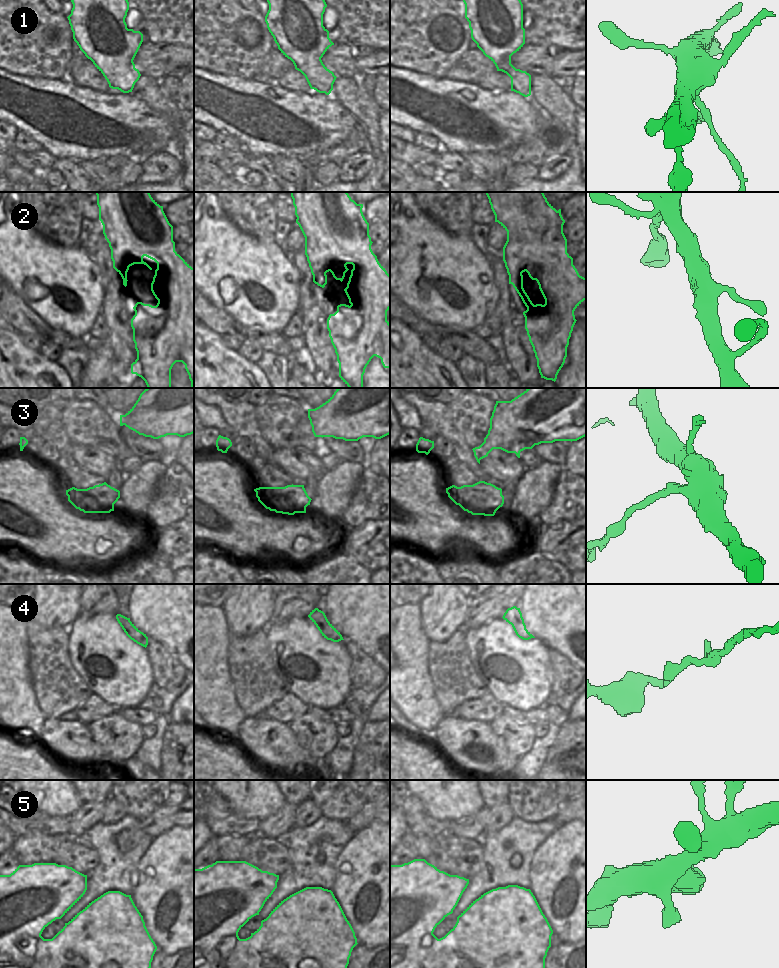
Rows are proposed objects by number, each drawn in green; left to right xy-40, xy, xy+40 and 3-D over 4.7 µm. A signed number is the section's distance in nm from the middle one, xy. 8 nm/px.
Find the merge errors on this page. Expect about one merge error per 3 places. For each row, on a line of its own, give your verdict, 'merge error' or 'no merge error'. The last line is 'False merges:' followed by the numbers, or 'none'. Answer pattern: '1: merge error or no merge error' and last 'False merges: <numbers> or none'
1: merge error
2: no merge error
3: merge error
4: no merge error
5: no merge error
False merges: 1, 3

